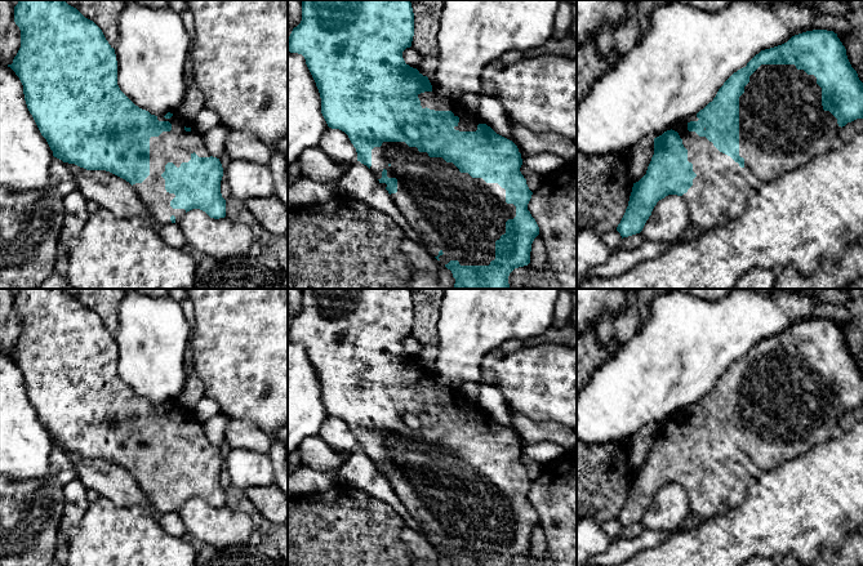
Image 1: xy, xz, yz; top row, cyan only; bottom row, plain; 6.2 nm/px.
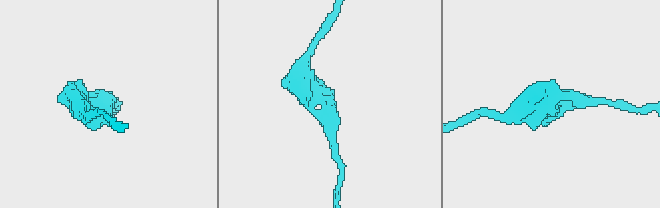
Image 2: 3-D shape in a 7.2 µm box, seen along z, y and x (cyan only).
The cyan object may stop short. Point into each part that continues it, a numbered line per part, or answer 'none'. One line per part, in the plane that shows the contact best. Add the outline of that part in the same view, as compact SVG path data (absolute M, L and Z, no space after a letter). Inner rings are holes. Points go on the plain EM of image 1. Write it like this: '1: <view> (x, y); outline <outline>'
1: xz (463, 506); outline M383 431L381 436L372 438L370 459L377 468L382 467L384 458L388 467L397 468L397 481L391 482L392 490L432 545L437 545L444 553L458 549L461 554L489 554L495 548L495 530L506 522L506 511L516 505L516 495L506 491L504 477L461 462L453 451L446 451L442 446L430 446L427 441L419 441L405 431Z

